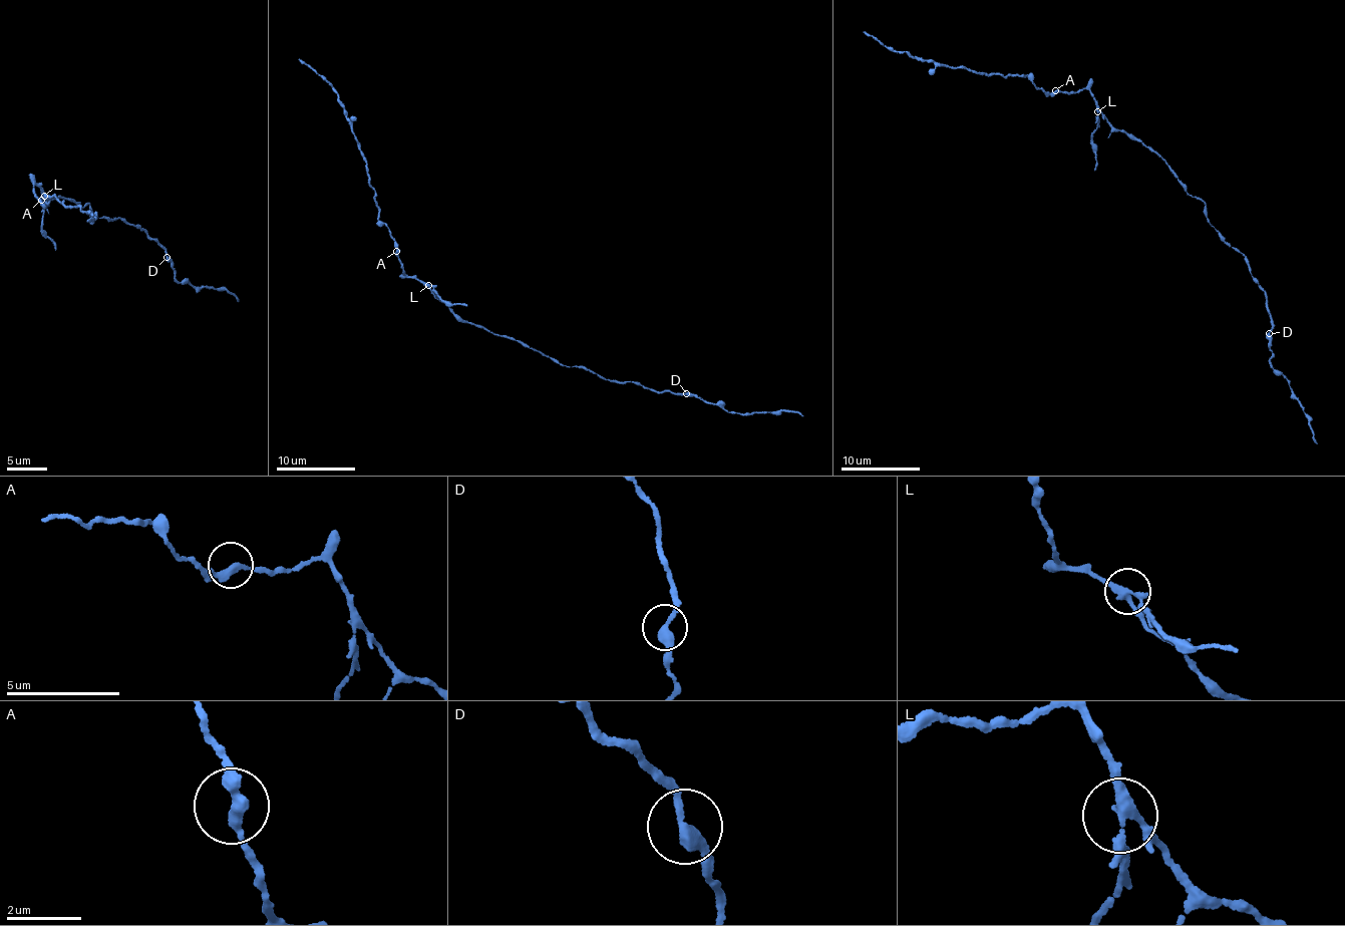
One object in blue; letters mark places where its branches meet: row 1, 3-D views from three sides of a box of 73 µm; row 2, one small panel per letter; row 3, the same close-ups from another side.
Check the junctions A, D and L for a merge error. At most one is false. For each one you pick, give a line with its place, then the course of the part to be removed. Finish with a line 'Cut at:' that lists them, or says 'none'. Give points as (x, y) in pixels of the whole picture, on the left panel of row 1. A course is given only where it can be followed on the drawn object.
L: (44, 196) | (43, 197), (42, 234), (53, 242), (56, 249)
Cut at: L

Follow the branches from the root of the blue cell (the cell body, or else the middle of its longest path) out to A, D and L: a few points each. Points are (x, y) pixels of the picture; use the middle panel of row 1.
A: (475, 326), (451, 310), (415, 278), (405, 274), (396, 251)
D: (475, 326), (514, 338), (560, 364), (585, 367), (607, 380), (637, 383), (652, 391), (686, 393)
L: (475, 326), (435, 296), (428, 285)

